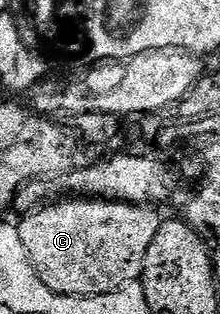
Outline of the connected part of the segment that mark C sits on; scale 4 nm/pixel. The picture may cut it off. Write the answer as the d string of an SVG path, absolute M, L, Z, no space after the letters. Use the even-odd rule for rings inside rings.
M64 197L61 203L49 202L47 205L41 205L34 211L27 212L23 216L24 220L19 220L20 236L22 237L22 245L26 245L26 253L30 257L30 261L34 265L34 269L38 273L38 277L42 281L42 285L46 285L56 295L105 295L106 293L114 293L118 289L122 289L126 285L137 282L143 276L144 266L146 265L146 253L150 250L150 245L154 241L154 236L158 234L162 222L162 215L159 215L157 208L152 205L141 205L138 203L118 203L114 199L94 199L91 197Z

